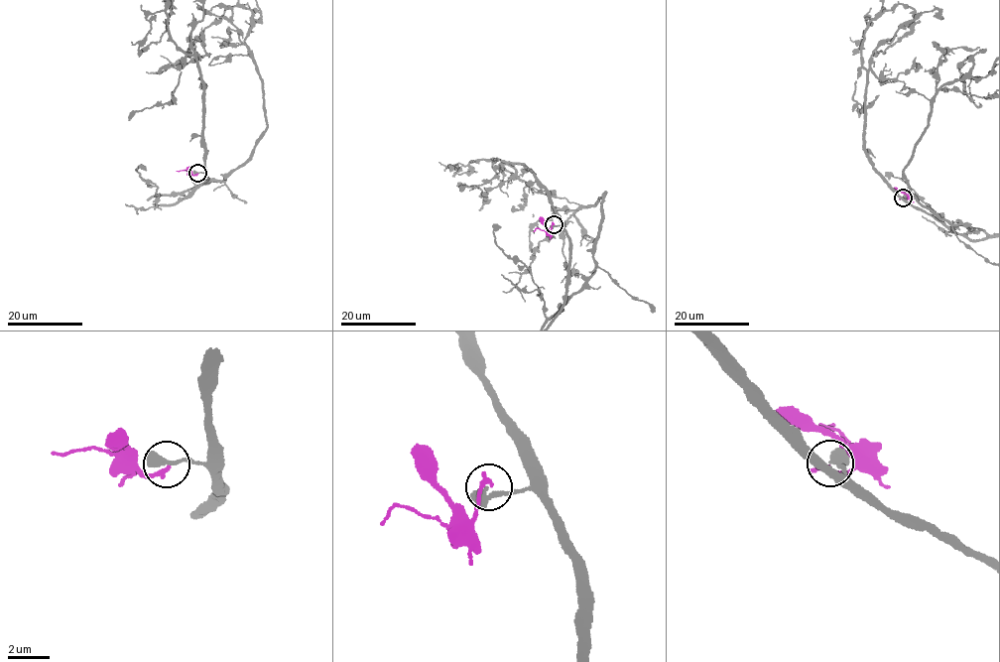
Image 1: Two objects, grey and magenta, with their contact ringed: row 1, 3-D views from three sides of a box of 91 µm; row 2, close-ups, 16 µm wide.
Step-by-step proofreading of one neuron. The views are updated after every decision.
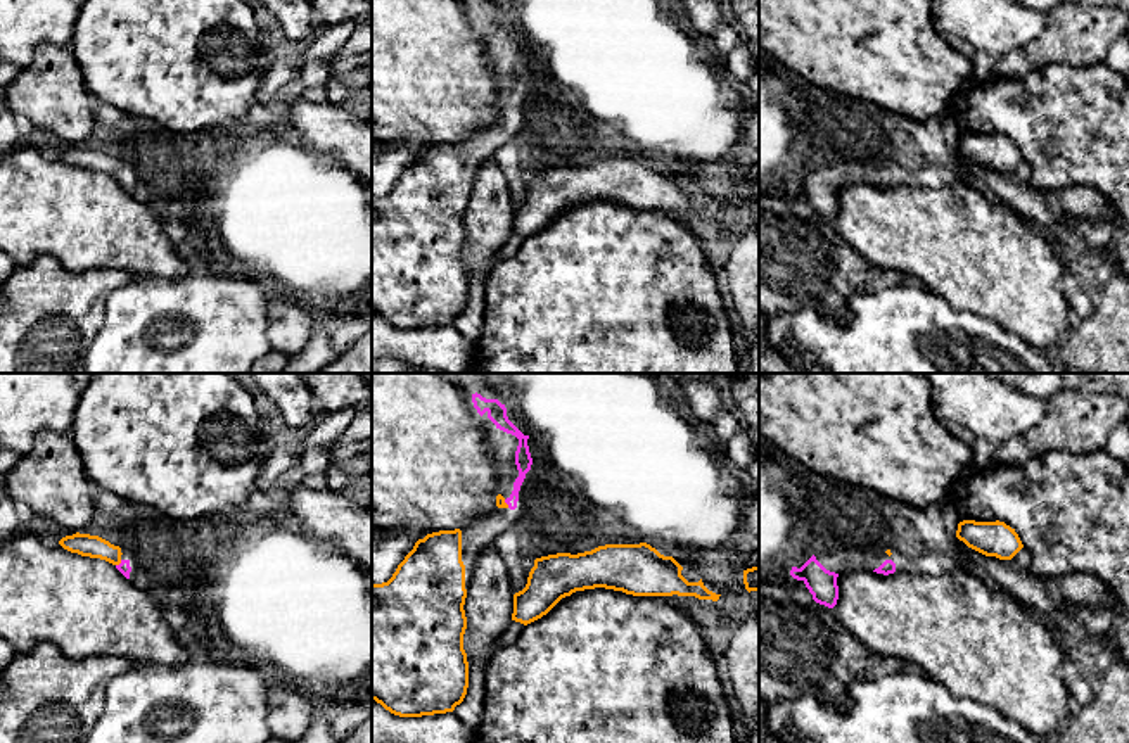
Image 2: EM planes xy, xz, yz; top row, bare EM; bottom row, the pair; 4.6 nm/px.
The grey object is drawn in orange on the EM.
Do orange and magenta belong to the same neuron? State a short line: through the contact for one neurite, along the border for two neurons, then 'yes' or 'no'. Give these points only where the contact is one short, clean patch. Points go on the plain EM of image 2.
xy (85, 158), (102, 161), (118, 177), (123, 180) | yes

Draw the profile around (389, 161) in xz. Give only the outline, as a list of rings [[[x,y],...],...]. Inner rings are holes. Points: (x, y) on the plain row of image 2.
[[[377,143],[372,149],[372,197],[387,195],[415,156],[405,143]]]

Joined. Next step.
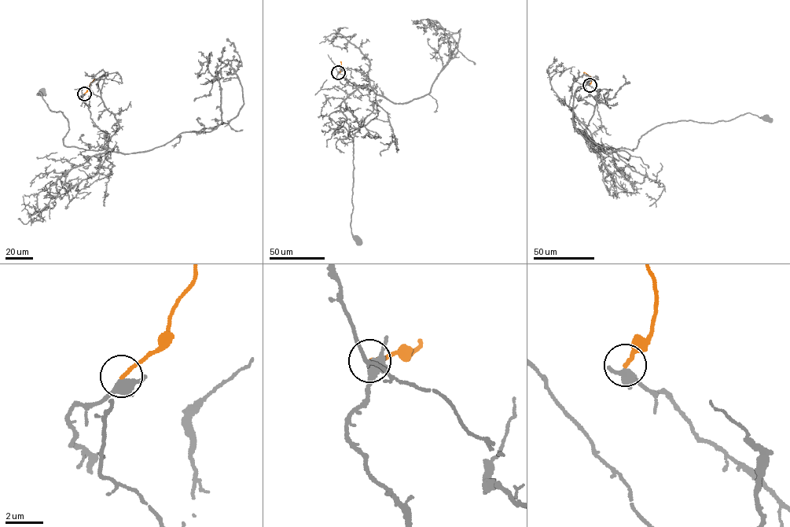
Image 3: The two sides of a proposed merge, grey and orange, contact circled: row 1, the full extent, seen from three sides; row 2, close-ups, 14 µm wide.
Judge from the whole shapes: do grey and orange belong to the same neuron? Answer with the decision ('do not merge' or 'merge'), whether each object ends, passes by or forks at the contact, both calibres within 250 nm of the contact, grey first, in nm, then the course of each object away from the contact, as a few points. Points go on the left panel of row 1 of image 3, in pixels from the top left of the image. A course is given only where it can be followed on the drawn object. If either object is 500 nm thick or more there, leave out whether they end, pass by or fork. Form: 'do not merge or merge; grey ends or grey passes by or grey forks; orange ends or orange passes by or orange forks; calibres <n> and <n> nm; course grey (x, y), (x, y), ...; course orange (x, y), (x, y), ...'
do not merge; grey passes by; orange ends; calibres 440 and 200 nm; course grey (84, 93), (90, 118), (110, 134), (108, 151), (66, 146), (67, 118), (41, 93); course orange (84, 93), (93, 80)

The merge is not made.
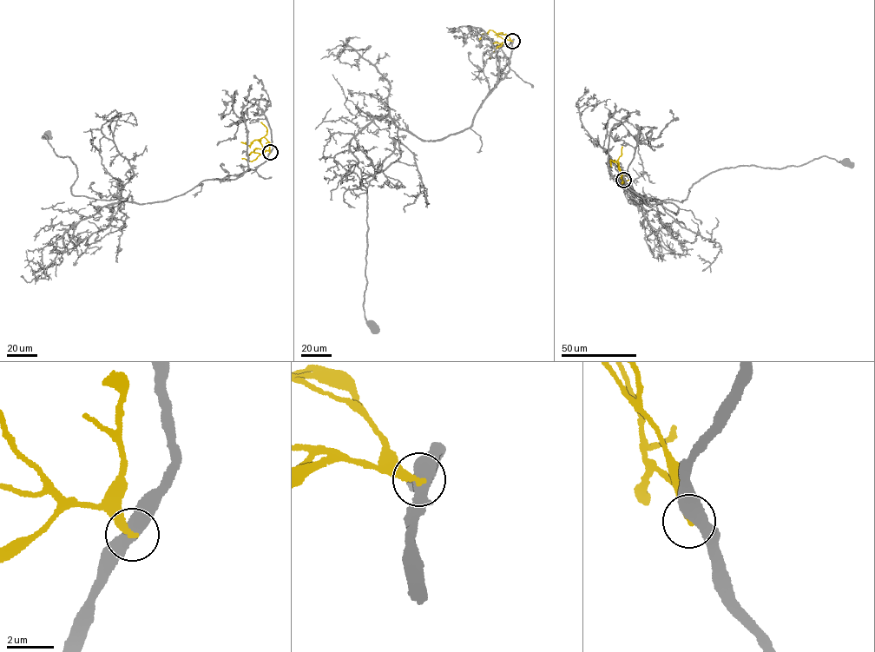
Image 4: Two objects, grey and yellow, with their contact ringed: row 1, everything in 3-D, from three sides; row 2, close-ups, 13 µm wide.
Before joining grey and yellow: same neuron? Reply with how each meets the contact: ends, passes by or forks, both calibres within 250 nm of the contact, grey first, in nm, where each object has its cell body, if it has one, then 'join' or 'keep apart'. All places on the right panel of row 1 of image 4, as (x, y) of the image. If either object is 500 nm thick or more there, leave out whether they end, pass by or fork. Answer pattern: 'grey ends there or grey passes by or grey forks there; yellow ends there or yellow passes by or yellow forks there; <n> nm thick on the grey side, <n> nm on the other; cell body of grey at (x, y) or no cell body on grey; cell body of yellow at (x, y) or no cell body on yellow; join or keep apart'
500 nm thick on the grey side, 240 nm on the other; cell body of grey at (846, 162); no cell body on yellow; keep apart

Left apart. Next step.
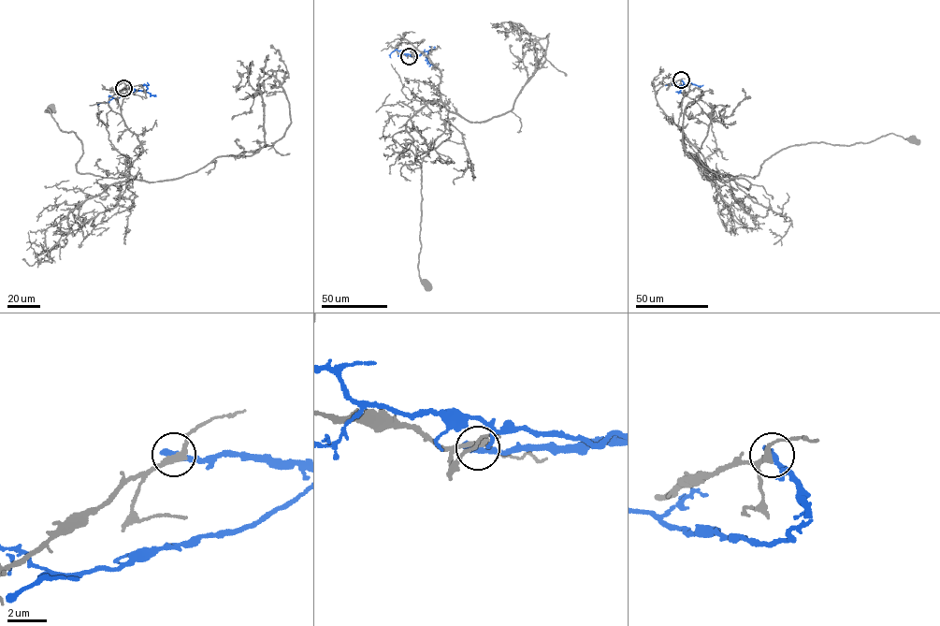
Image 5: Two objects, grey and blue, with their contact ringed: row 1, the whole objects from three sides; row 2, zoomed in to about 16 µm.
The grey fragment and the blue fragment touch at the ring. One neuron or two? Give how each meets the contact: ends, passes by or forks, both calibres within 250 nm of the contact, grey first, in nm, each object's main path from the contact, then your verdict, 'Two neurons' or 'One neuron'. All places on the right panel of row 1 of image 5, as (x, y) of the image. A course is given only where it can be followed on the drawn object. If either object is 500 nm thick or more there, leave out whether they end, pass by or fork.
At the ring grey passes by. At the ring blue ends. Thickness 320 nm (grey) against 400 nm. Course of grey: (681, 80), (660, 87), (658, 106), (726, 175), (754, 178), (795, 145), (912, 139). Course of blue: (681, 80), (683, 86), (672, 84). Two neurons

